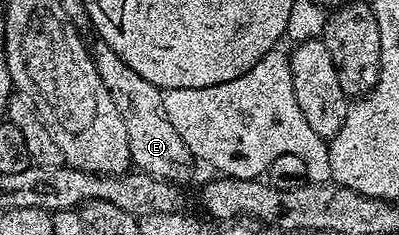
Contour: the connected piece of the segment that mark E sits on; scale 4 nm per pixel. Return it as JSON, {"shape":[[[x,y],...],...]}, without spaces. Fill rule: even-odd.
{"shape":[[[97,40],[94,43],[91,57],[99,72],[99,80],[103,80],[103,88],[107,88],[111,100],[115,100],[115,108],[119,108],[123,125],[127,127],[130,163],[142,174],[150,174],[174,184],[185,184],[195,167],[195,159],[187,144],[183,144],[179,132],[171,128],[171,120],[167,120],[163,112],[161,87],[151,84],[151,80],[143,80],[143,76],[127,65],[106,42]]]}

